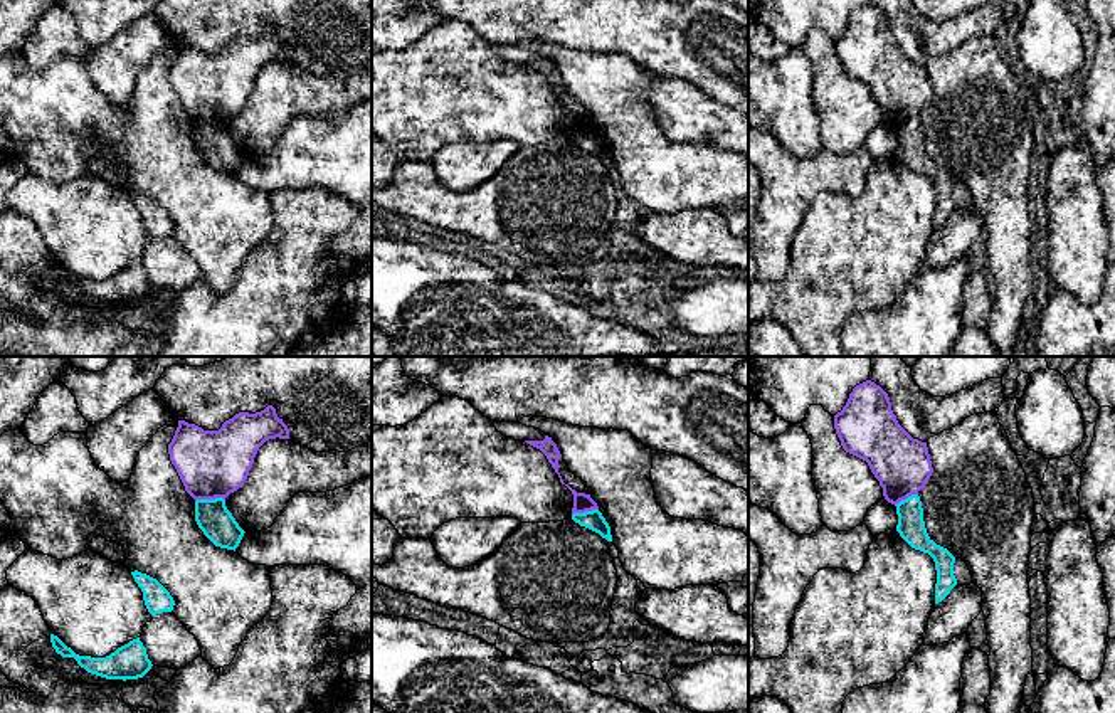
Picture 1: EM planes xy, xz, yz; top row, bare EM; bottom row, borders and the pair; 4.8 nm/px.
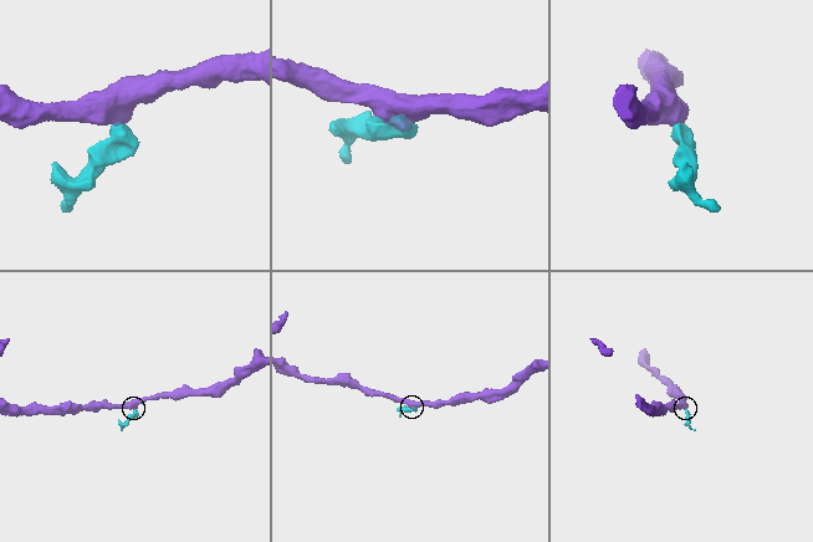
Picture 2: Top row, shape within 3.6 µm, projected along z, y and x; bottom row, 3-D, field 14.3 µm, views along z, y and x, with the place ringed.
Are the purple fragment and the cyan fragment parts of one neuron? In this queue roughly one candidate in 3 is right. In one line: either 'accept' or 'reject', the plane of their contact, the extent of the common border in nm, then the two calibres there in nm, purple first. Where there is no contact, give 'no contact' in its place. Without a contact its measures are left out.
reject | xy | 140 nm | 320/160 nm

